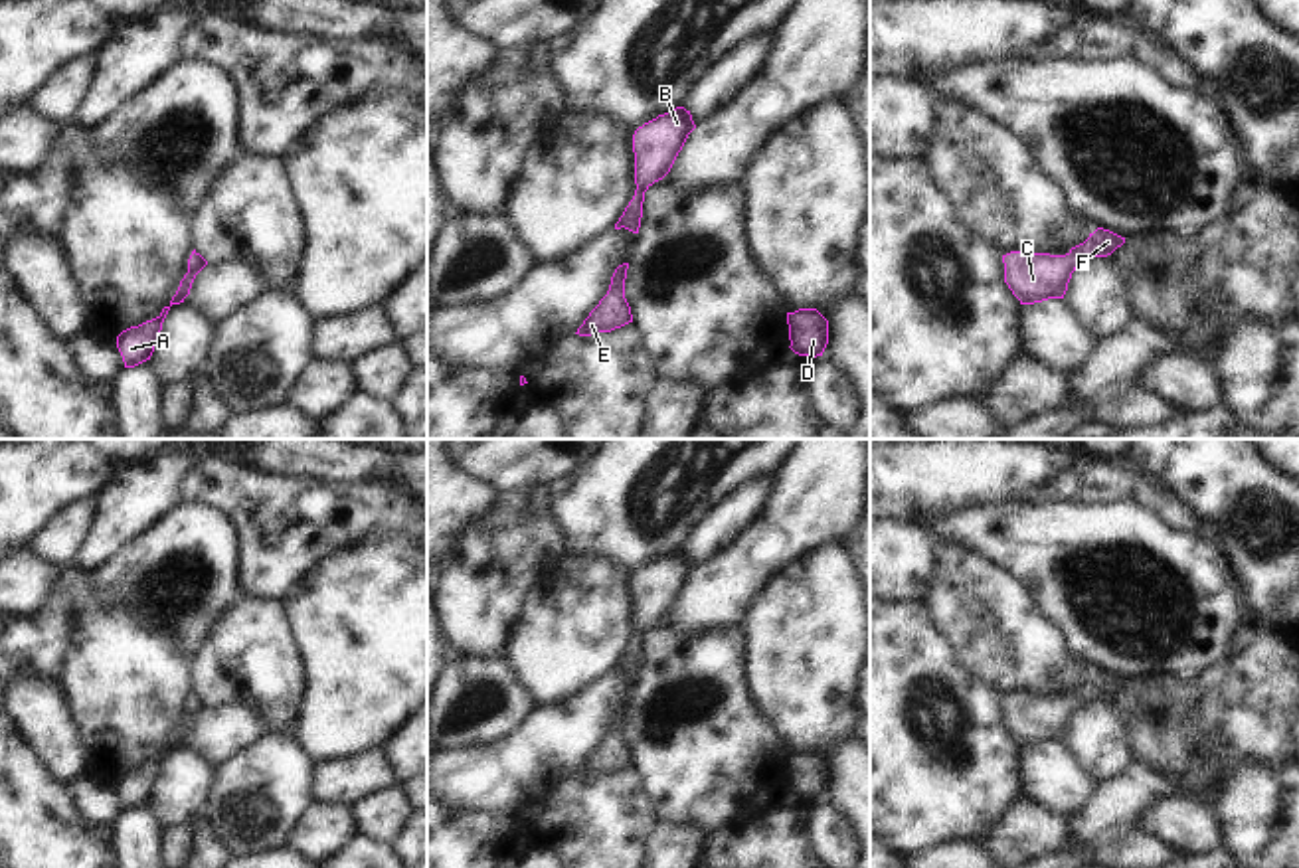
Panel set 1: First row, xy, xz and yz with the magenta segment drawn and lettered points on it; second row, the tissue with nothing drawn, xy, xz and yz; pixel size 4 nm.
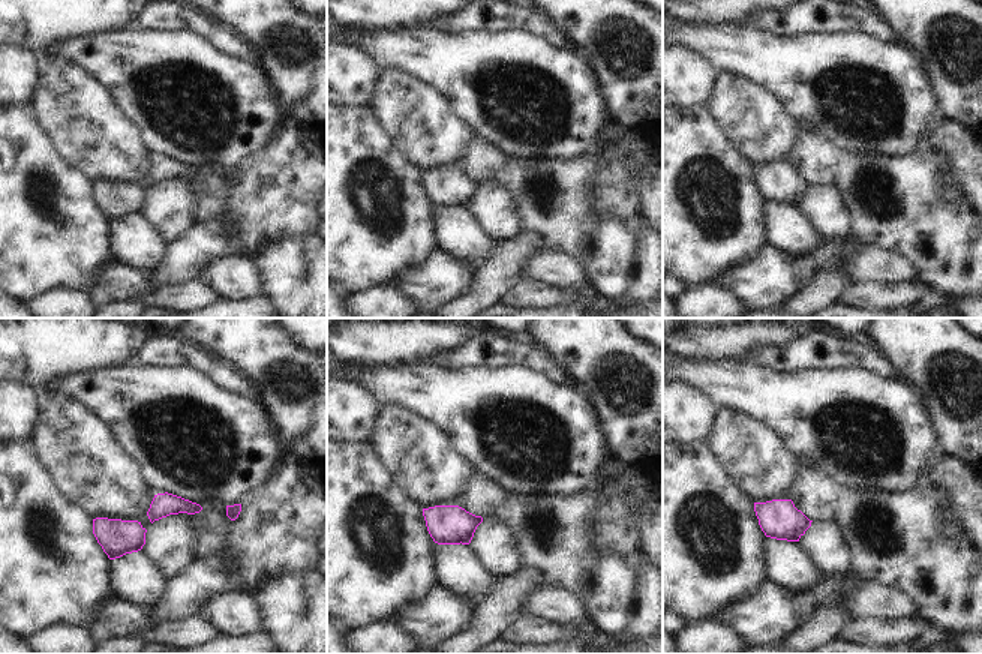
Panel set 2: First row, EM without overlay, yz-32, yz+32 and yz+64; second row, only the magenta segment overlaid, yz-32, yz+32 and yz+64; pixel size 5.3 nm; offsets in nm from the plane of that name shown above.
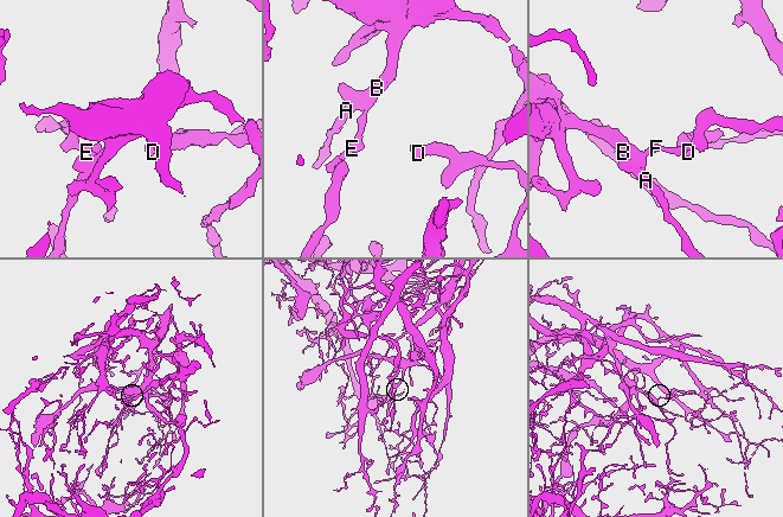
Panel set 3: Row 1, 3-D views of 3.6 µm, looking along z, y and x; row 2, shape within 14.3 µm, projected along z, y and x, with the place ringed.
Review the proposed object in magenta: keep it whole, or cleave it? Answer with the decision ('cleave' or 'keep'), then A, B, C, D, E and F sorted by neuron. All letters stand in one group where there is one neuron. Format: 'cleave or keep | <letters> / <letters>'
keep | A B C D E F

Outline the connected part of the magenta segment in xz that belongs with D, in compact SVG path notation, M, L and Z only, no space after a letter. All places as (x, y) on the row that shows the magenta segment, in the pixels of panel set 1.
M817 308L787 312L791 350L799 356L823 356L828 344L828 320Z

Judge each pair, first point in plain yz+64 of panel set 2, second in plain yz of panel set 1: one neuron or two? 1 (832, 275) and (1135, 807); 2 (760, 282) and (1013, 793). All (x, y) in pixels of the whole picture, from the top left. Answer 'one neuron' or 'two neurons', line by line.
1: one neuron
2: two neurons

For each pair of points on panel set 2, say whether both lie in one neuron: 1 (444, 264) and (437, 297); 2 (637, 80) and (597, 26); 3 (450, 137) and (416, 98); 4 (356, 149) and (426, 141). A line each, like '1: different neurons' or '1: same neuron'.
1: same neuron
2: same neuron
3: same neuron
4: different neurons

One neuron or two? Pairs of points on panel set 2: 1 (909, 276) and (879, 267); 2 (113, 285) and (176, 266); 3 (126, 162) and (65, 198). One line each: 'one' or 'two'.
1: one
2: two
3: two

